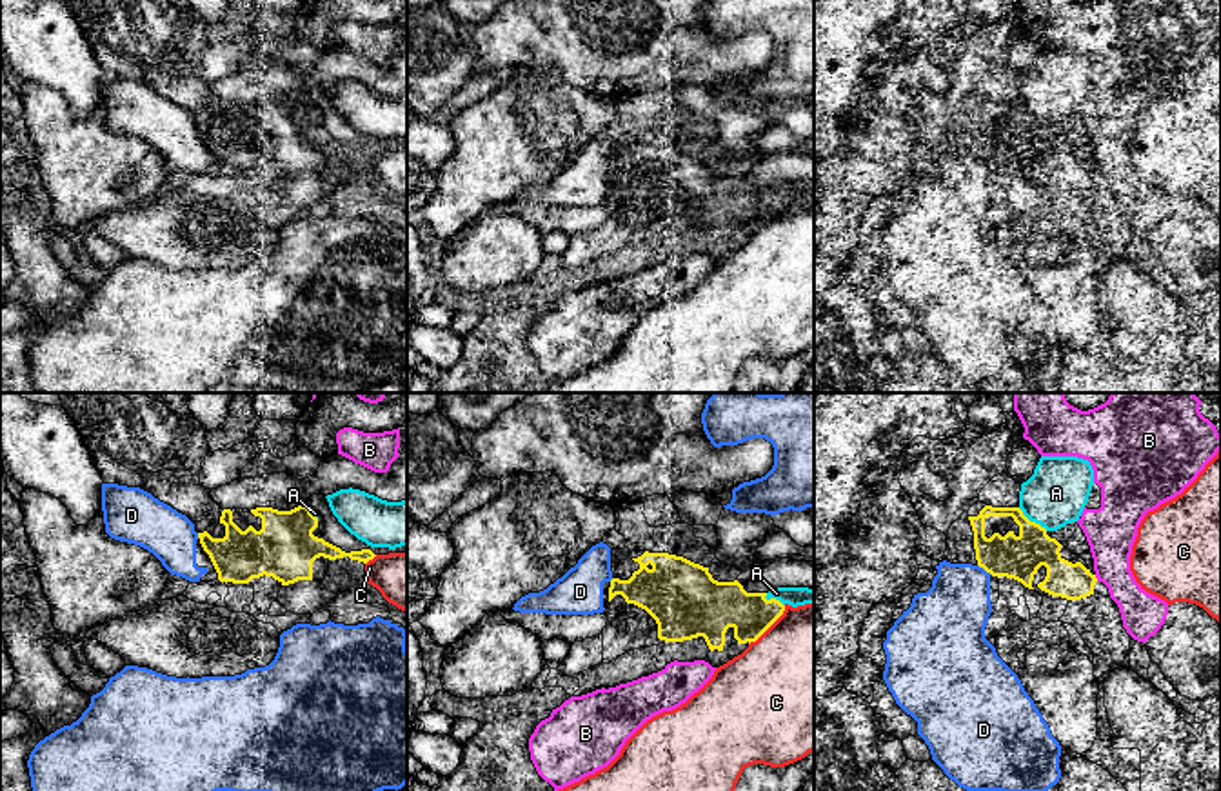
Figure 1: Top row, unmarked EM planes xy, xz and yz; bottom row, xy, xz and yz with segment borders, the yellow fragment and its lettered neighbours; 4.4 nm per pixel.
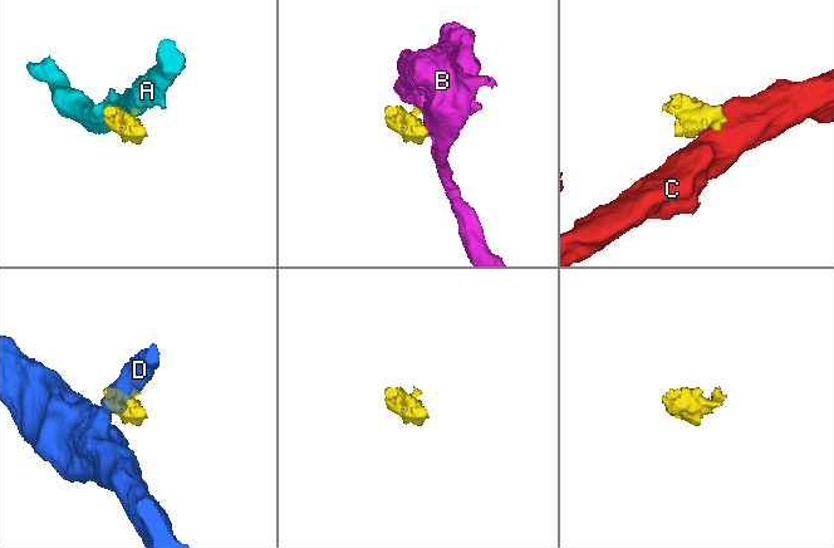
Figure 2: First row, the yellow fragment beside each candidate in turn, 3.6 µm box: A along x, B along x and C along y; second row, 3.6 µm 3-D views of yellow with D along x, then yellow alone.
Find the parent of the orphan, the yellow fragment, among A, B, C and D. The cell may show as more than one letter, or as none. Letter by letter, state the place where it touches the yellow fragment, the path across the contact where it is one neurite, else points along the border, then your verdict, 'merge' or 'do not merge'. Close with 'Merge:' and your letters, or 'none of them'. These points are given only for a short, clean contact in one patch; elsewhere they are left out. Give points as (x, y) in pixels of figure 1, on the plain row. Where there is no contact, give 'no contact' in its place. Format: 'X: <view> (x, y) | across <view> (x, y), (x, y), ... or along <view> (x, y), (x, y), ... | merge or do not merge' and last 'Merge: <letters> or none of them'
A: yz (1032, 115) | do not merge
B: yz (1096, 171) | do not merge
C: xz (769, 219) | do not merge
D: yz (985, 162) | do not merge
Merge: none of them

